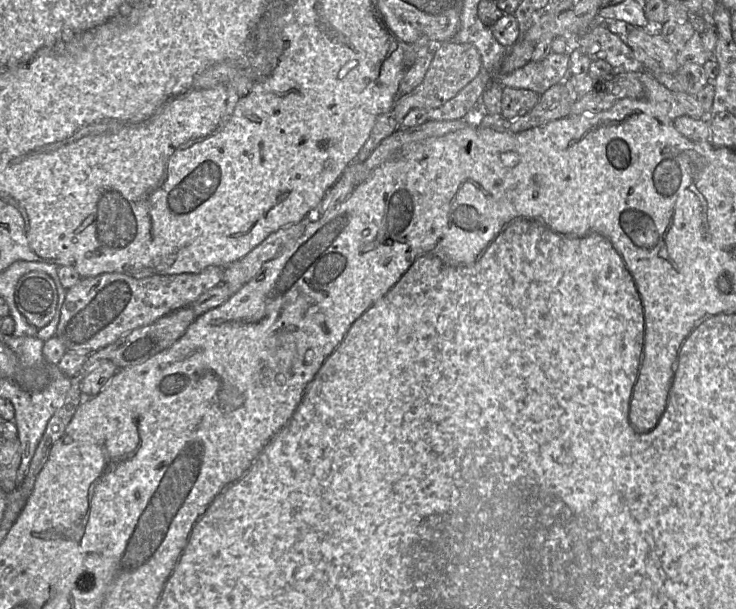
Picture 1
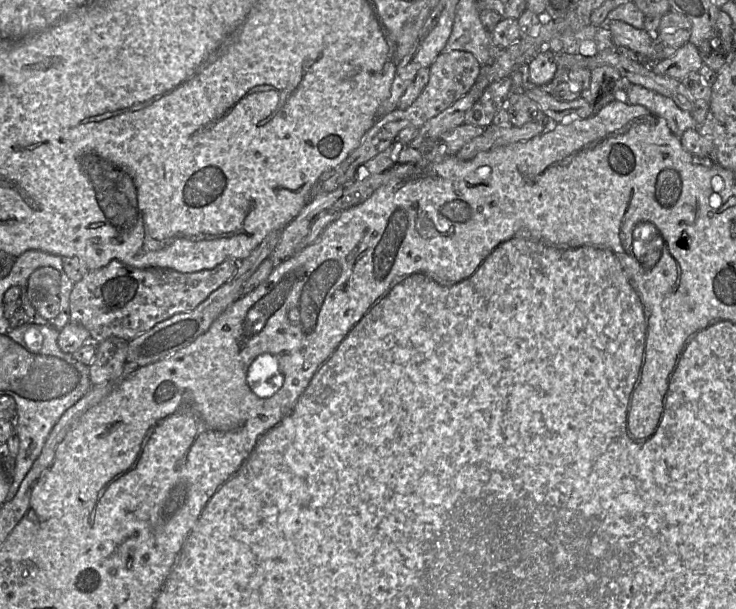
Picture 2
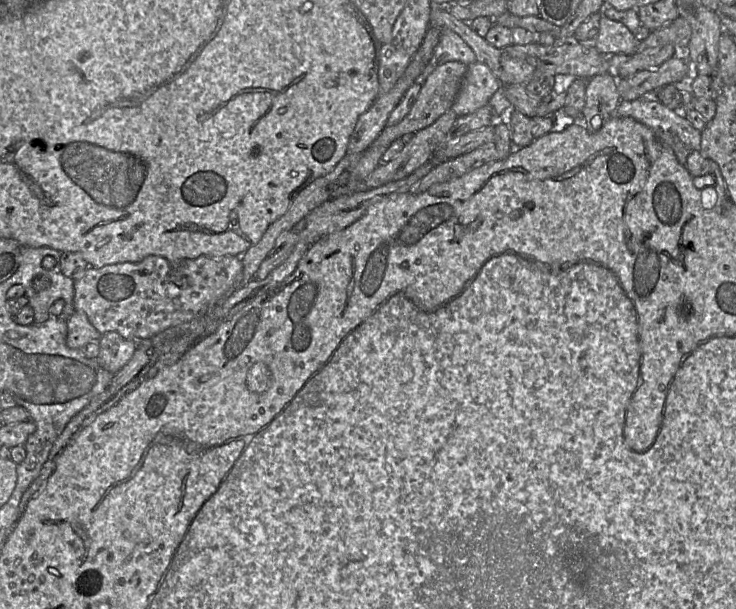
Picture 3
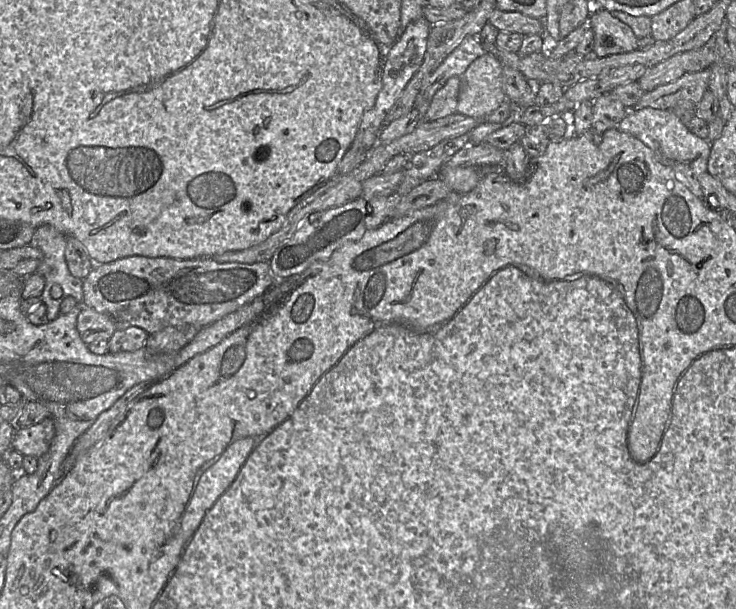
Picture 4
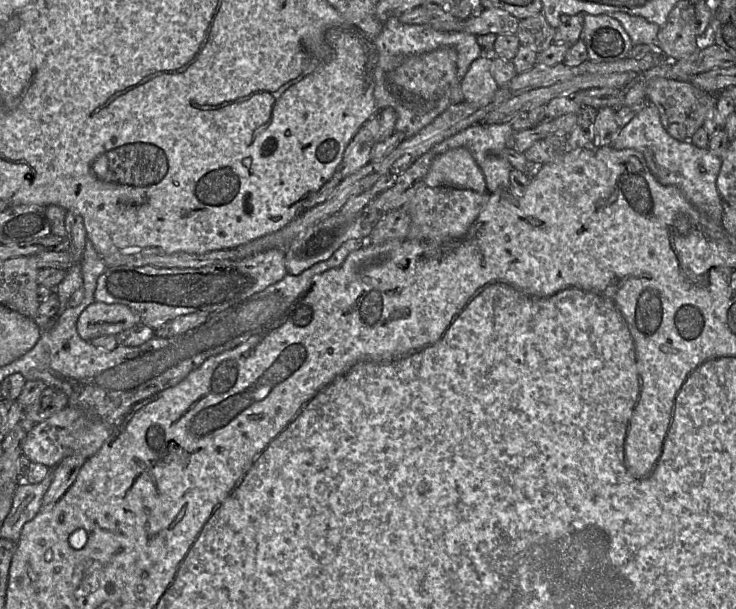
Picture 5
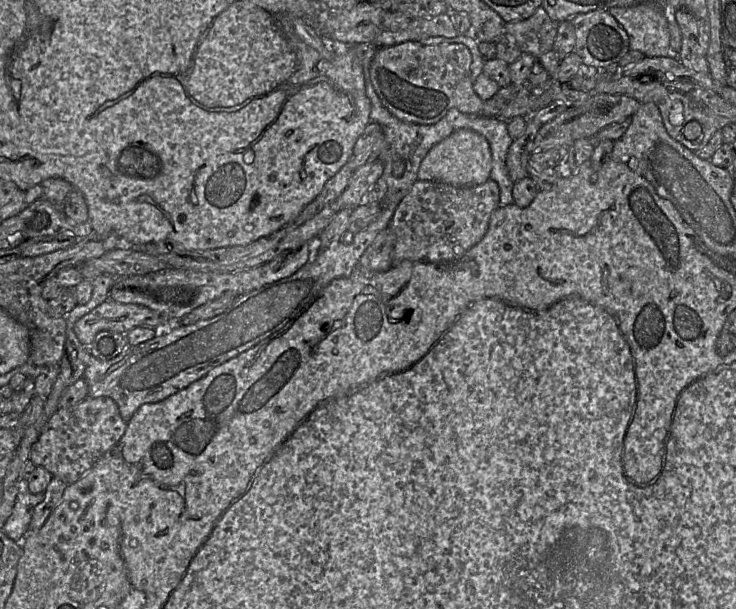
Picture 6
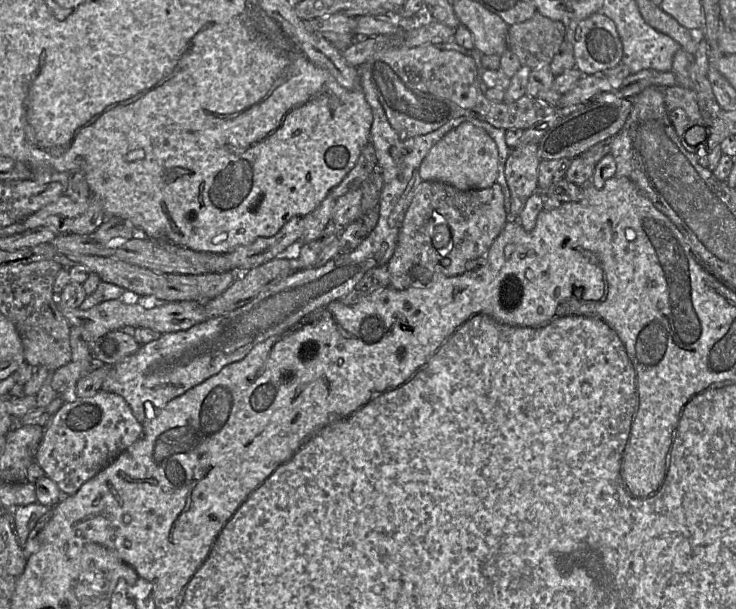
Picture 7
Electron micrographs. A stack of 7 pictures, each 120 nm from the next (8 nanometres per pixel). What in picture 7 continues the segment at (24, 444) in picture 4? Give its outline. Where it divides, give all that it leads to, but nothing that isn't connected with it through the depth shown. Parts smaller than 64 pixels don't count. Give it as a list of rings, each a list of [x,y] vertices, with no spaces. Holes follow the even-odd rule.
[[[99,390],[95,395],[65,402],[45,427],[43,439],[36,451],[35,461],[59,488],[62,496],[75,494],[88,480],[113,462],[142,436],[143,424],[133,415],[125,399],[115,393]]]

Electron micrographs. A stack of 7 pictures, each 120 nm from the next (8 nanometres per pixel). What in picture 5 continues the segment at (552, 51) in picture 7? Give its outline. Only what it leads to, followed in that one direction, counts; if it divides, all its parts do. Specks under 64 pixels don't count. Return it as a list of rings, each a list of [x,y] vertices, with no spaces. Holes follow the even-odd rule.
[[[541,12],[533,17],[520,20],[515,35],[521,45],[528,46],[539,54],[552,45],[555,33],[556,29],[549,25]]]

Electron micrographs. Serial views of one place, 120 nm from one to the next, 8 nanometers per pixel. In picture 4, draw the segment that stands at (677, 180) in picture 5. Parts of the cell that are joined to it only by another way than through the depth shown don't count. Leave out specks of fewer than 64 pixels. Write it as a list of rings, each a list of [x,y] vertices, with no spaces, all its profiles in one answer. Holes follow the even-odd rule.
[[[651,107],[639,110],[630,109],[618,129],[636,137],[648,146],[653,151],[656,160],[660,164],[672,168],[690,191],[702,200],[703,191],[699,178],[708,171],[708,159],[711,152],[711,143],[708,140],[691,133],[687,126],[668,109]]]

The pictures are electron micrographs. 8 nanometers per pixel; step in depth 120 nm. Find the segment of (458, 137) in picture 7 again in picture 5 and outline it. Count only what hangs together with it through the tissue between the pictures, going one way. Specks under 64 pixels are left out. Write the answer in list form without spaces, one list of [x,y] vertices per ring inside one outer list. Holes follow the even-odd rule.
[[[455,148],[436,155],[425,177],[429,187],[454,187],[486,193],[485,176],[469,150]]]

